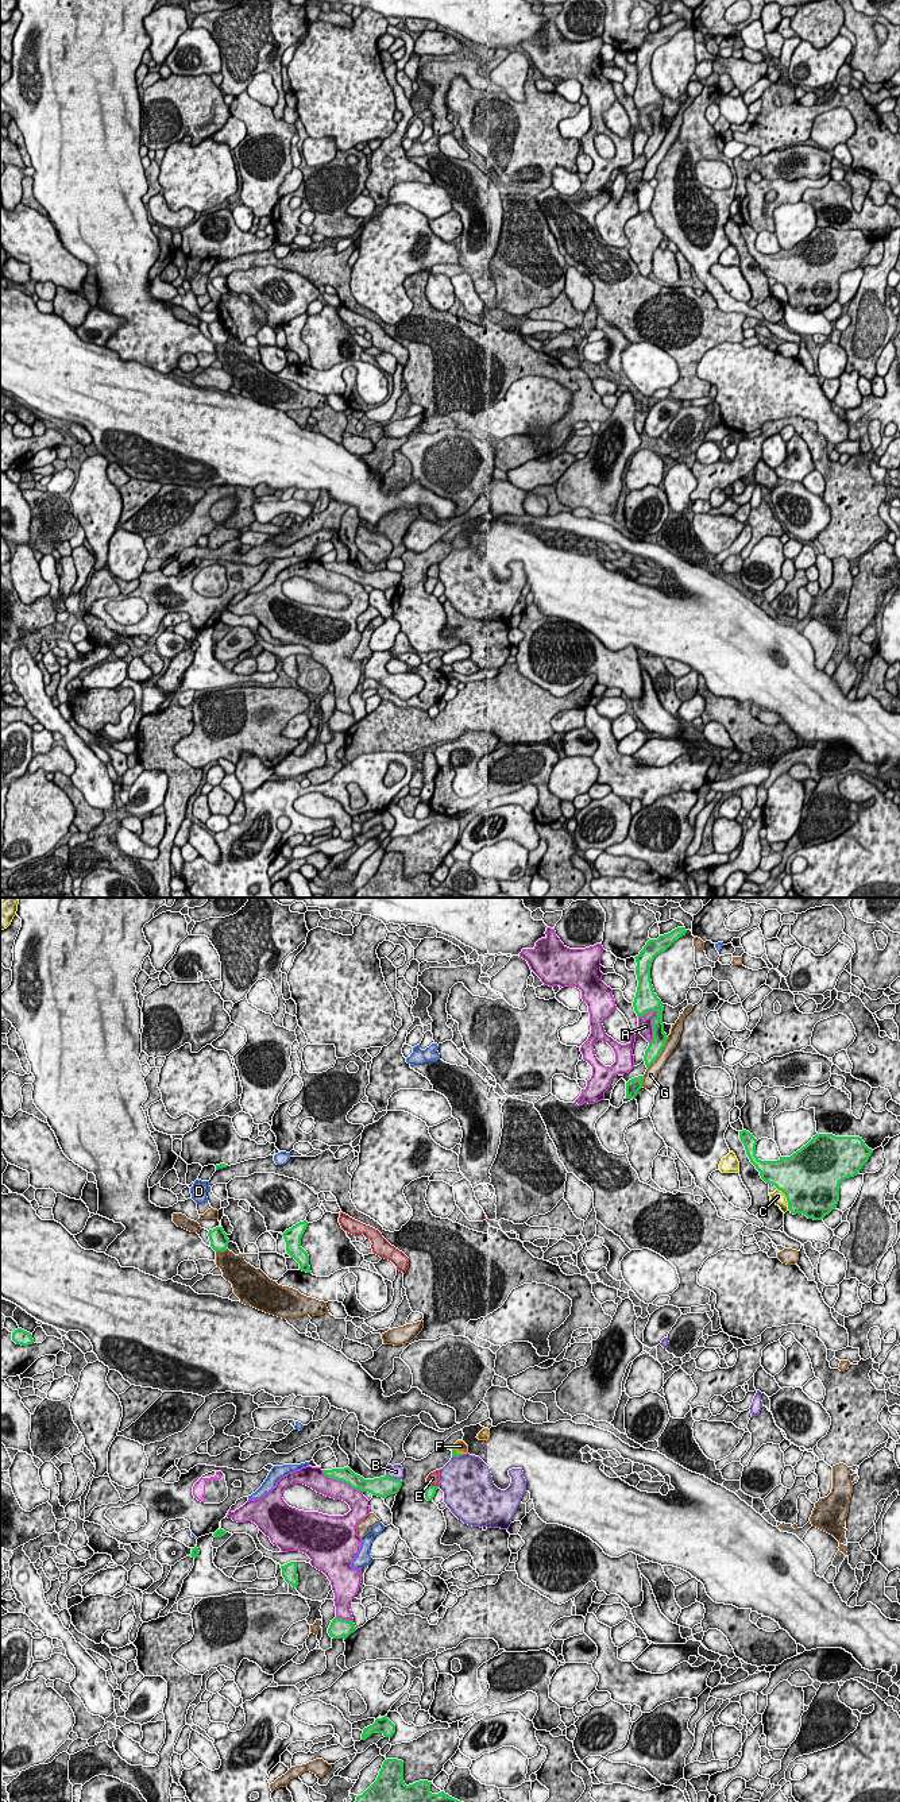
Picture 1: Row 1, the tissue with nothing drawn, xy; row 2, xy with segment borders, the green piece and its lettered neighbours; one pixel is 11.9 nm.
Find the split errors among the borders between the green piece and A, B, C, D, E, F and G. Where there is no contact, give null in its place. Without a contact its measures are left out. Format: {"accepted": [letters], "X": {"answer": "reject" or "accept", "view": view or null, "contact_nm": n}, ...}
{"accepted": ["F"], "A": {"answer": "reject", "view": "xy", "contact_nm": 420}, "B": {"answer": "reject", "view": "xy", "contact_nm": 190}, "C": {"answer": "reject", "view": "xy", "contact_nm": 280}, "D": {"answer": "reject", "view": "xy", "contact_nm": 80}, "E": {"answer": "reject", "view": "xy", "contact_nm": 130}, "F": {"answer": "accept", "view": "xy", "contact_nm": 140}, "G": {"answer": "reject", "view": "xy", "contact_nm": 460}}

